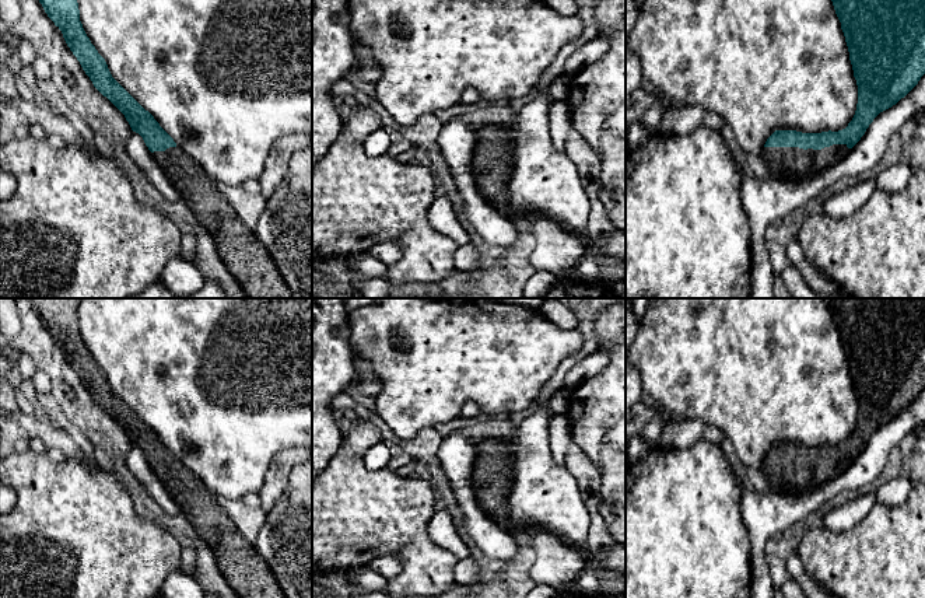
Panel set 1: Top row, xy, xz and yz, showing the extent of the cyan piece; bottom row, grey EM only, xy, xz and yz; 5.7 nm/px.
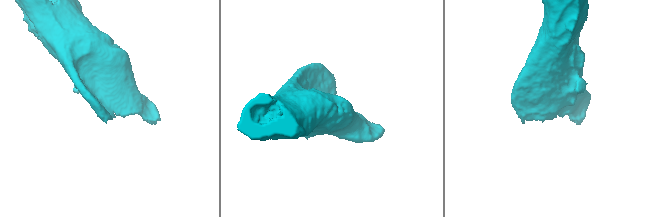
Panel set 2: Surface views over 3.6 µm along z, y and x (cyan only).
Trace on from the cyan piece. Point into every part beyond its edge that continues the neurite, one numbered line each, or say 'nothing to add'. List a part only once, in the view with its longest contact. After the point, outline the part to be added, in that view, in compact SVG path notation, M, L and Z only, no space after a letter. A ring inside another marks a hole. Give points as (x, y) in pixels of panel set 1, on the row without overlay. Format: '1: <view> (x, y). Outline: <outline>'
1: yz (789, 475). Outline: M833 458L821 464L799 461L764 461L763 472L770 487L786 492L806 492L823 486L838 476L847 466L847 458Z

